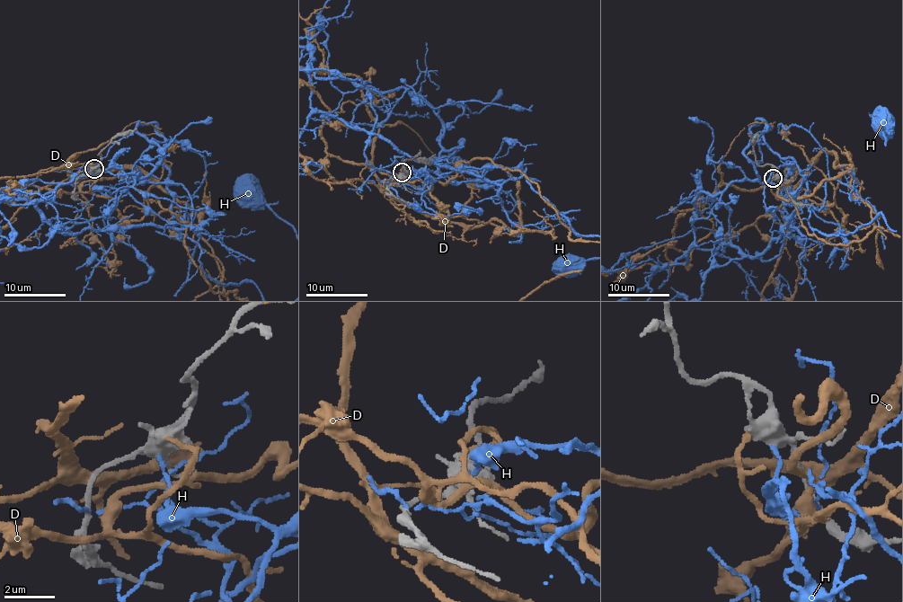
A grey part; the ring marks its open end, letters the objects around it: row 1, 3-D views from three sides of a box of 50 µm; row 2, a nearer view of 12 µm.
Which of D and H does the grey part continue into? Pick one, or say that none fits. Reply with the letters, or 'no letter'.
D

